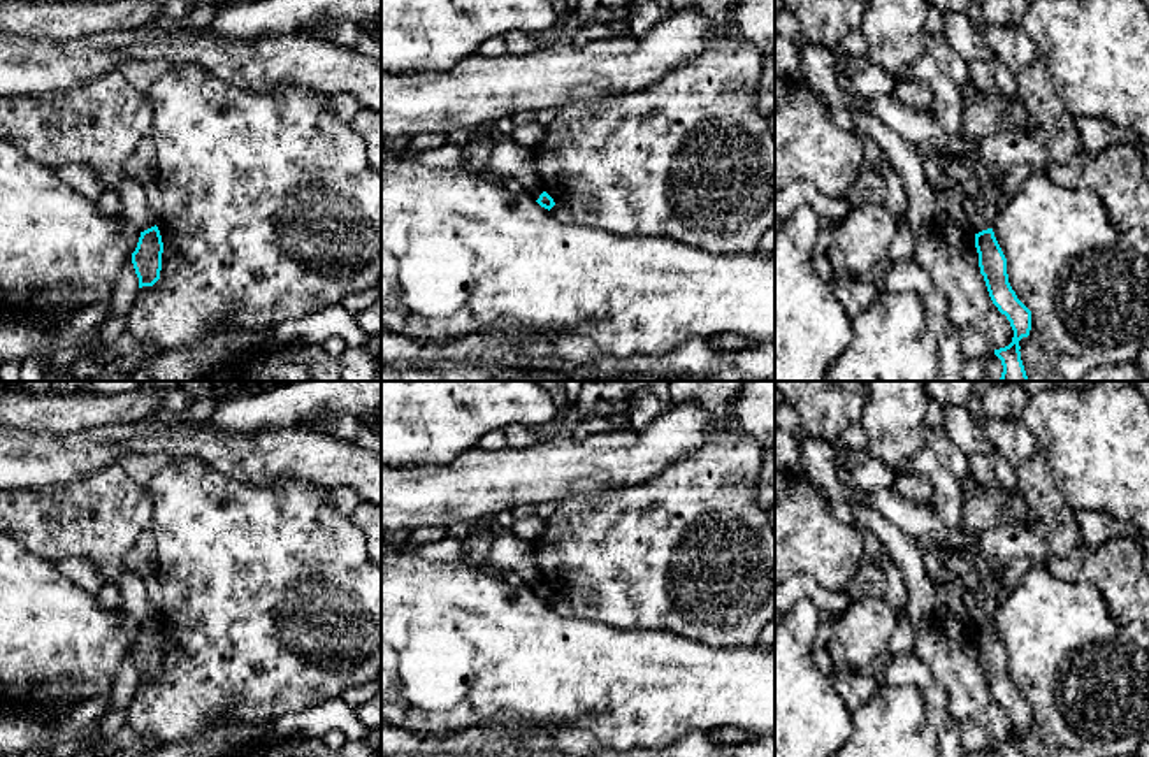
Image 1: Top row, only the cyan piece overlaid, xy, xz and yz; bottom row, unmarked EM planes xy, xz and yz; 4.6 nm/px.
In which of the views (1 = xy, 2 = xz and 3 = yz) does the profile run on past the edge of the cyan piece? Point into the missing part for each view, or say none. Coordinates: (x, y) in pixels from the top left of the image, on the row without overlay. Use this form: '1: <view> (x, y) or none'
1: none
2: none
3: none

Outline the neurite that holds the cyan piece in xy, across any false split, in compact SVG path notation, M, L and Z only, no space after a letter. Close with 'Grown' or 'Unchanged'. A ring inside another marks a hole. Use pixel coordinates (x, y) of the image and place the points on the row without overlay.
M158 620L141 625L132 657L139 671L139 681L153 680L160 673L163 636Z. Unchanged

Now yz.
M993 622L975 627L975 641L989 690L998 704L1007 710L1014 724L1012 736L1005 741L994 743L994 748L1001 757L1023 757L1019 734L1030 729L1031 704L1017 692L1008 676L1007 652Z. Unchanged

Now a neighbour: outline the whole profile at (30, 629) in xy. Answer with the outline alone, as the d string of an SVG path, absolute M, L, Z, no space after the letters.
M0 532L0 710L32 711L40 704L81 703L109 694L139 631L141 624L125 608L104 608L97 595L65 578L54 562L42 560Z

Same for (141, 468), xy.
M128 453L119 458L118 465L134 479L139 487L148 487L158 469L162 469L172 457L163 453Z

